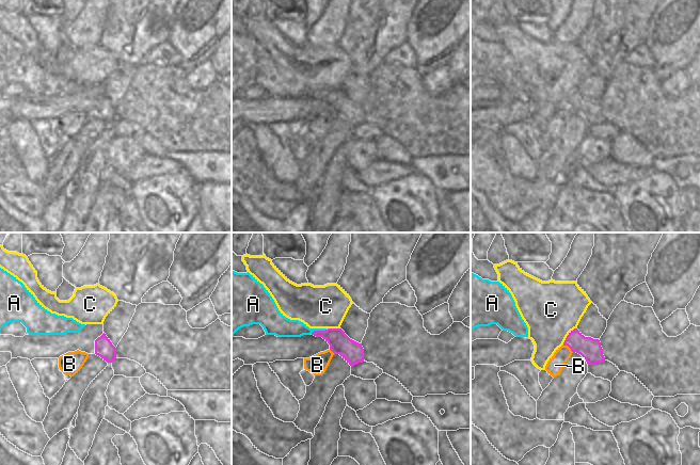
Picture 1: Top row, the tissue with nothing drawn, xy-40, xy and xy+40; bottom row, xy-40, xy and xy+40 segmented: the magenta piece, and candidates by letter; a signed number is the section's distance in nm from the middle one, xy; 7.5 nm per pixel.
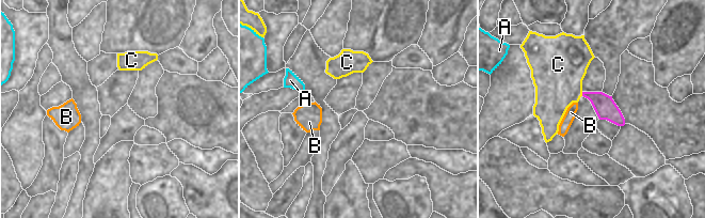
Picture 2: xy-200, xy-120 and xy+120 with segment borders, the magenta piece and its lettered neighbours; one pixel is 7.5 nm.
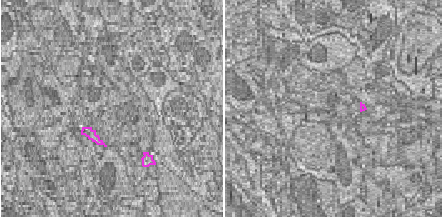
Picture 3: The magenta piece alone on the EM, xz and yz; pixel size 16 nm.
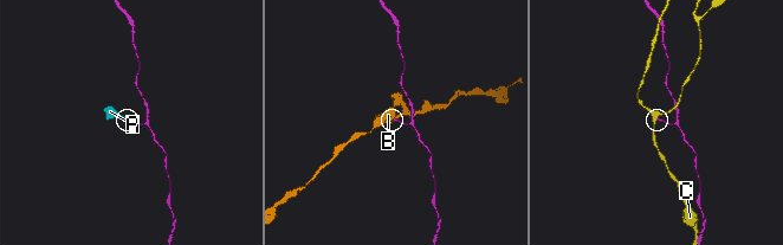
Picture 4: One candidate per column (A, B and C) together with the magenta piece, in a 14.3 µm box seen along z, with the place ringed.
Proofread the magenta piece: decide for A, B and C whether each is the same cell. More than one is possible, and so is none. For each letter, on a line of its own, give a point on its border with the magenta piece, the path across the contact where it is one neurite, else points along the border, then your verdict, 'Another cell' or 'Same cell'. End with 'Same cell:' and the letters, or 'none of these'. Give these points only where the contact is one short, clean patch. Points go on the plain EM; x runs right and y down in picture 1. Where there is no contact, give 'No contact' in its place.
A: Touches magenta at xy (318, 92). Path across: xy (339, 105), (331, 96), (318, 92), (285, 89). Same cell
B: Touches magenta at xy+40 (568, 107). Another cell
C: Touches magenta at xy+40 (568, 96). Another cell
Same cell: A.

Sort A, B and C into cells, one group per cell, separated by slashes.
A / B / C

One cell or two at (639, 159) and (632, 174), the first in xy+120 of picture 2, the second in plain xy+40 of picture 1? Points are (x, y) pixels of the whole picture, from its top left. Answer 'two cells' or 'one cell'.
two cells

